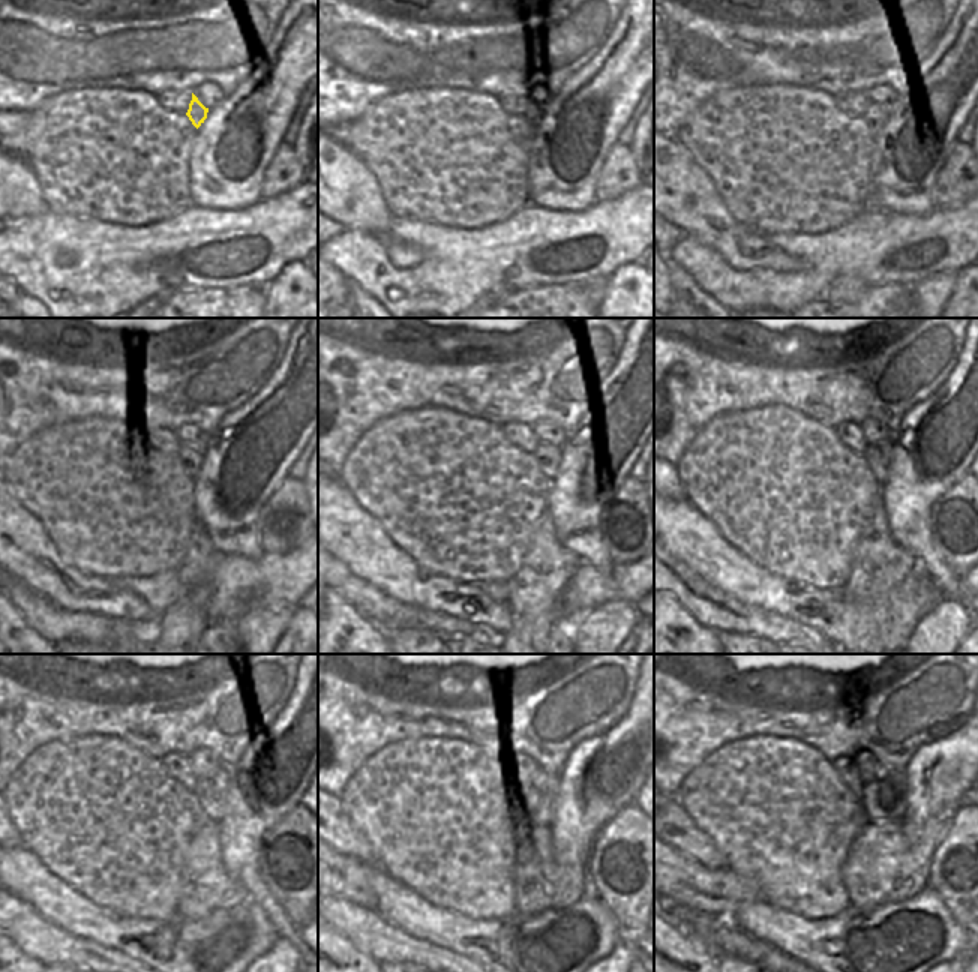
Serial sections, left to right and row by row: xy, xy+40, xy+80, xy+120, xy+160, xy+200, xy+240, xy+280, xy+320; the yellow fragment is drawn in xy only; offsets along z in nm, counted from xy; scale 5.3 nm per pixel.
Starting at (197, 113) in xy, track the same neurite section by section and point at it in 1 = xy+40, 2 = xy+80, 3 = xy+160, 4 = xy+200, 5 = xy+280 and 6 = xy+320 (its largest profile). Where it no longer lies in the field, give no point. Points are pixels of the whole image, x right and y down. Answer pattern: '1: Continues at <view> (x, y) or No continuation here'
1: Continues at xy+40 (534, 114)
2: Continues at xy+80 (875, 114)
3: Continues at xy+160 (548, 456)
4: Continues at xy+200 (878, 455)
5: Continues at xy+280 (549, 785)
6: Continues at xy+320 (891, 782)

